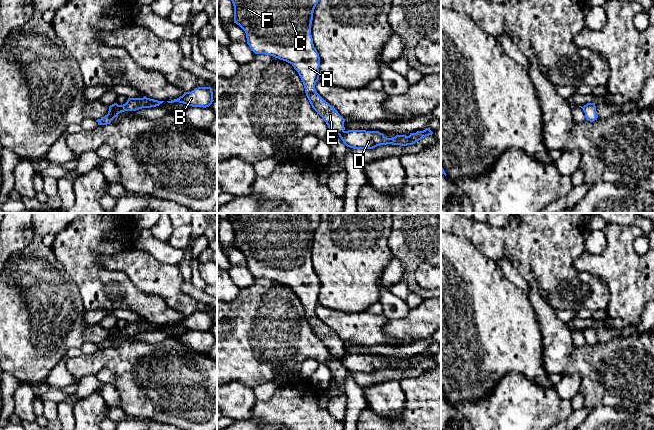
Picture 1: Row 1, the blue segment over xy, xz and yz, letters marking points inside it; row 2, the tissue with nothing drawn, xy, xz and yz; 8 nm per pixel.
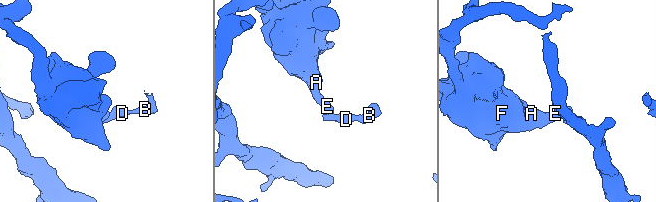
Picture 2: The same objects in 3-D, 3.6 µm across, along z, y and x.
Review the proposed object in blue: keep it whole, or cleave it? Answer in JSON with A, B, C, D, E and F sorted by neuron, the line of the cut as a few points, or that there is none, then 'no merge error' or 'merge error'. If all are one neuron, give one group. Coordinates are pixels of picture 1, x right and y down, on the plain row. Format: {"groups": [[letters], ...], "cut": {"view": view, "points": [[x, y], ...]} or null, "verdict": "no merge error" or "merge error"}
{"groups": [["A", "C", "E", "F"], ["B", "D"]], "cut": {"view": "xy", "points": [[119, 329], [114, 336], [107, 338]]}, "verdict": "merge error"}

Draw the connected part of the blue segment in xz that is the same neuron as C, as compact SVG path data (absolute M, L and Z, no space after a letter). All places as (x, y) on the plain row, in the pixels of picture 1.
M229 213L227 220L234 230L234 247L245 255L251 274L290 287L303 306L312 332L334 358L340 359L345 354L345 343L315 313L320 281L313 268L311 249L320 216L321 213Z

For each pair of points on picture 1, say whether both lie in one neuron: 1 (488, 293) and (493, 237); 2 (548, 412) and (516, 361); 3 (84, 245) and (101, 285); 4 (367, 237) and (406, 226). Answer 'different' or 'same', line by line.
1: different
2: different
3: same
4: different

